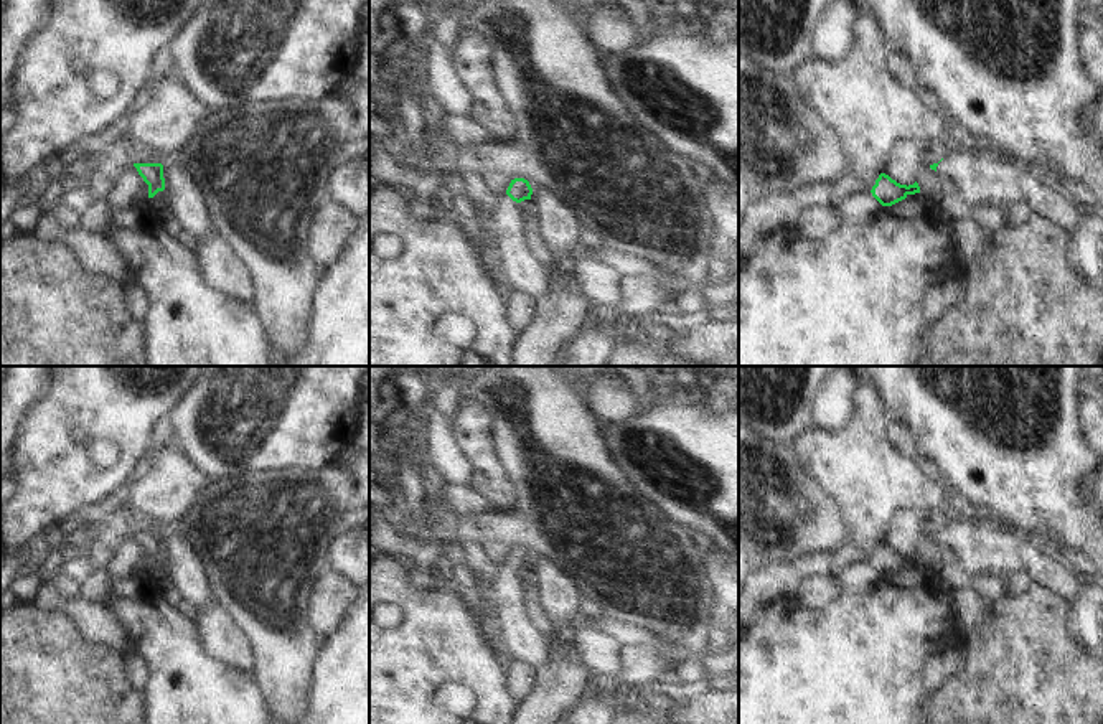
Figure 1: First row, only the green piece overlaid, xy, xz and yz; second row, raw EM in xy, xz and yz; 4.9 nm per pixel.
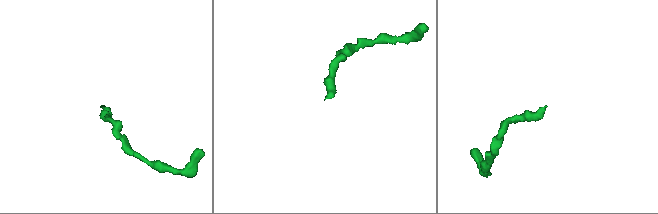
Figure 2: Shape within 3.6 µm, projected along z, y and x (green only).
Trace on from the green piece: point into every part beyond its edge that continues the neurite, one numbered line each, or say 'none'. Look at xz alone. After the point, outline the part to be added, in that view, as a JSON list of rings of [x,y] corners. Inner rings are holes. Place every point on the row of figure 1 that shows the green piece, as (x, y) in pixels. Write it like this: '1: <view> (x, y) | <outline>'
1: xz (523, 271) | [[[508,195],[501,196],[493,213],[493,224],[495,242],[500,247],[501,274],[511,290],[533,299],[547,295],[552,287],[551,270],[529,251],[524,237],[523,209]]]

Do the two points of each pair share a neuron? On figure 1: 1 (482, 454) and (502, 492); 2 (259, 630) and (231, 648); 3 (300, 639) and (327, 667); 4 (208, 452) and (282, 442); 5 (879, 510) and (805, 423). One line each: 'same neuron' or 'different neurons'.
1: same neuron
2: different neurons
3: different neurons
4: same neuron
5: different neurons

